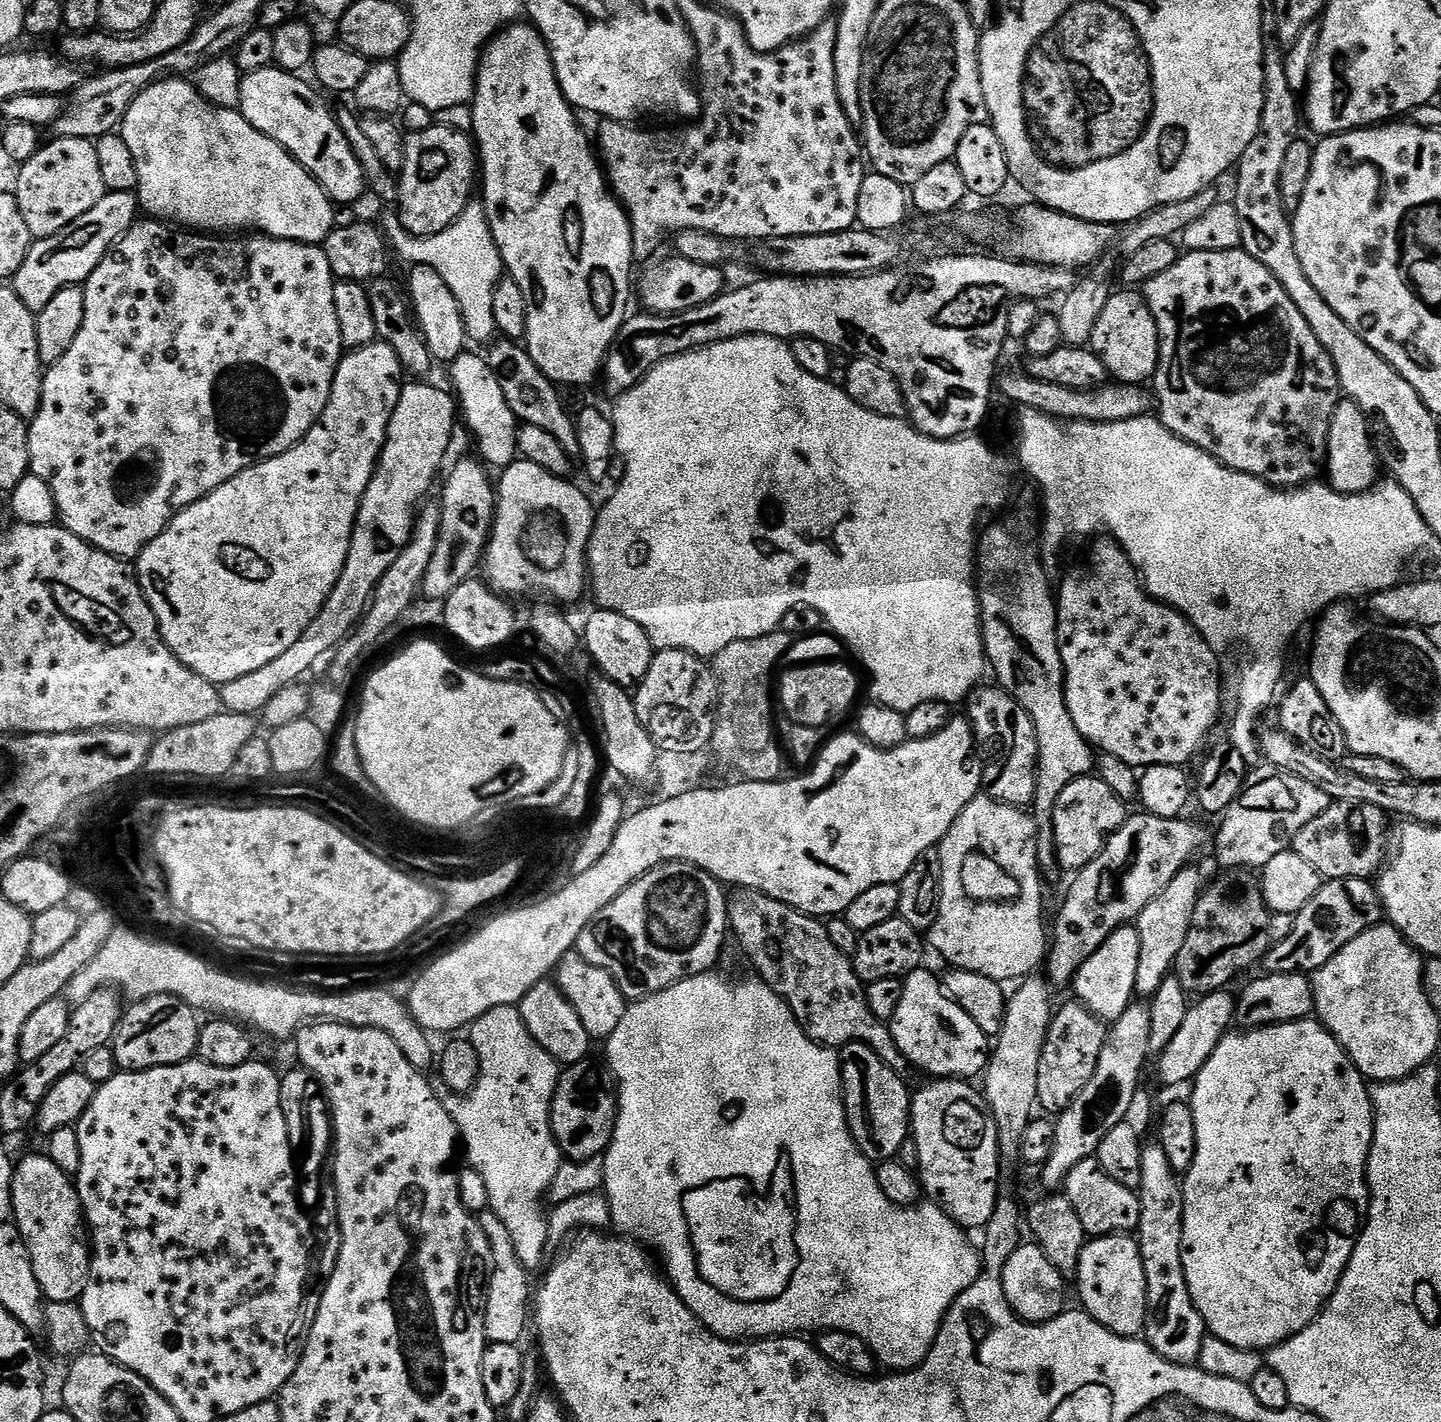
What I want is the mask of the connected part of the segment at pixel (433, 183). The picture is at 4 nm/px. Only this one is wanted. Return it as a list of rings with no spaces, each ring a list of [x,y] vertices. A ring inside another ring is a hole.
[[[433,123],[432,127],[417,132],[408,132],[404,138],[406,162],[398,173],[400,199],[398,209],[400,216],[398,223],[410,234],[418,237],[433,236],[446,226],[450,226],[466,210],[466,206],[473,203],[472,187],[478,184],[478,149],[473,137],[467,132],[459,132],[448,128],[444,124]]]

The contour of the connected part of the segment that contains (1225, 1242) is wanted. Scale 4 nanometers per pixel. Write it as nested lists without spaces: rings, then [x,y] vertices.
[[[1312,1018],[1289,1024],[1271,1024],[1269,1028],[1236,1030],[1224,1035],[1206,1066],[1202,1066],[1196,1075],[1191,1088],[1190,1103],[1198,1134],[1198,1150],[1194,1154],[1194,1166],[1190,1166],[1182,1180],[1182,1270],[1186,1274],[1186,1286],[1198,1314],[1202,1314],[1205,1329],[1211,1335],[1222,1338],[1222,1342],[1230,1342],[1230,1346],[1269,1350],[1306,1329],[1324,1309],[1354,1254],[1356,1239],[1368,1218],[1368,1155],[1376,1129],[1370,1088],[1343,1046],[1323,1024]]]

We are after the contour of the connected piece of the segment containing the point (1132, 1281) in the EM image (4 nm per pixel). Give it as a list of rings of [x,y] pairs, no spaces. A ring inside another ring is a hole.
[[[1117,1234],[1089,1239],[1080,1251],[1074,1279],[1080,1287],[1083,1311],[1106,1326],[1106,1330],[1133,1338],[1143,1333],[1148,1309],[1146,1270],[1142,1266],[1140,1242],[1135,1235]]]

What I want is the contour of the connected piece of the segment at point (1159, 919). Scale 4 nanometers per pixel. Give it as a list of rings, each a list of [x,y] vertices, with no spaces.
[[[1185,866],[1170,886],[1142,910],[1142,914],[1134,927],[1138,930],[1138,938],[1142,942],[1142,950],[1138,953],[1138,978],[1136,979],[1136,996],[1150,998],[1162,986],[1162,982],[1175,969],[1178,950],[1182,950],[1182,942],[1186,942],[1186,934],[1190,930],[1190,922],[1194,918],[1194,906],[1198,906],[1198,898],[1205,887],[1206,880],[1200,877],[1196,866]]]

